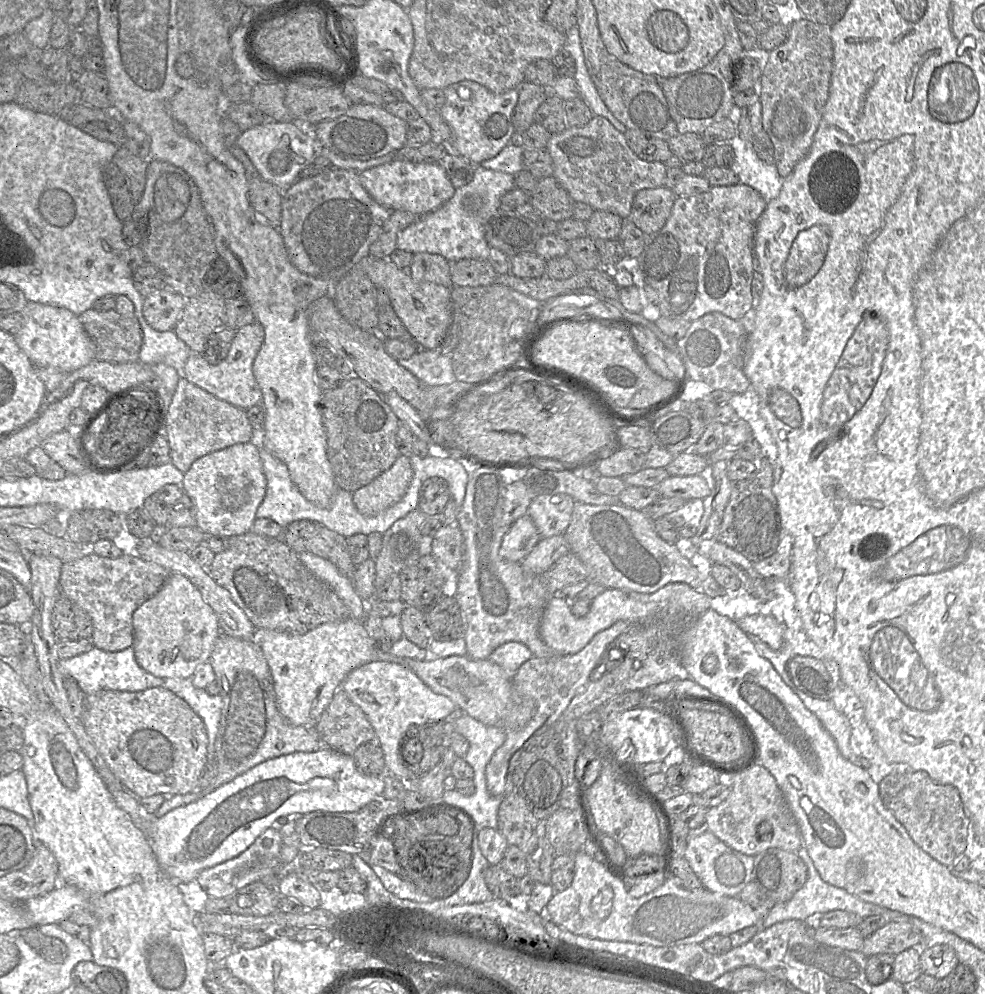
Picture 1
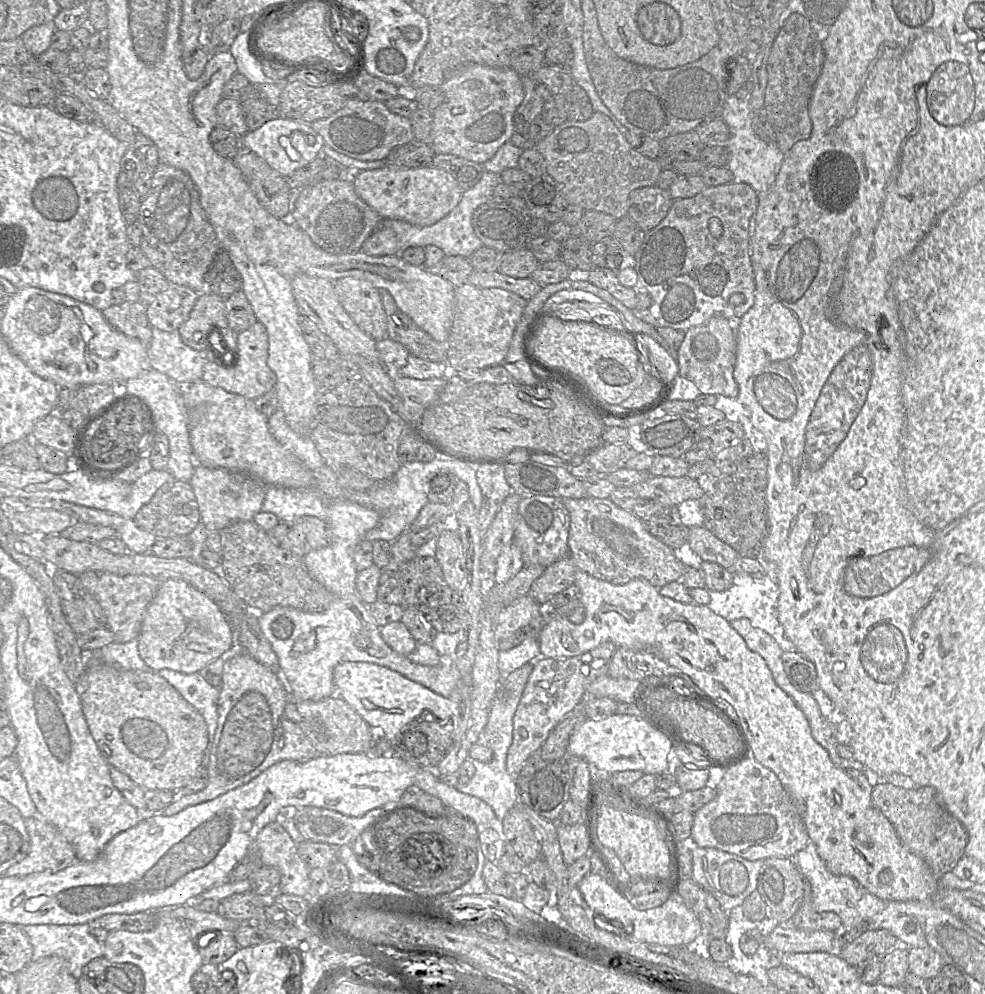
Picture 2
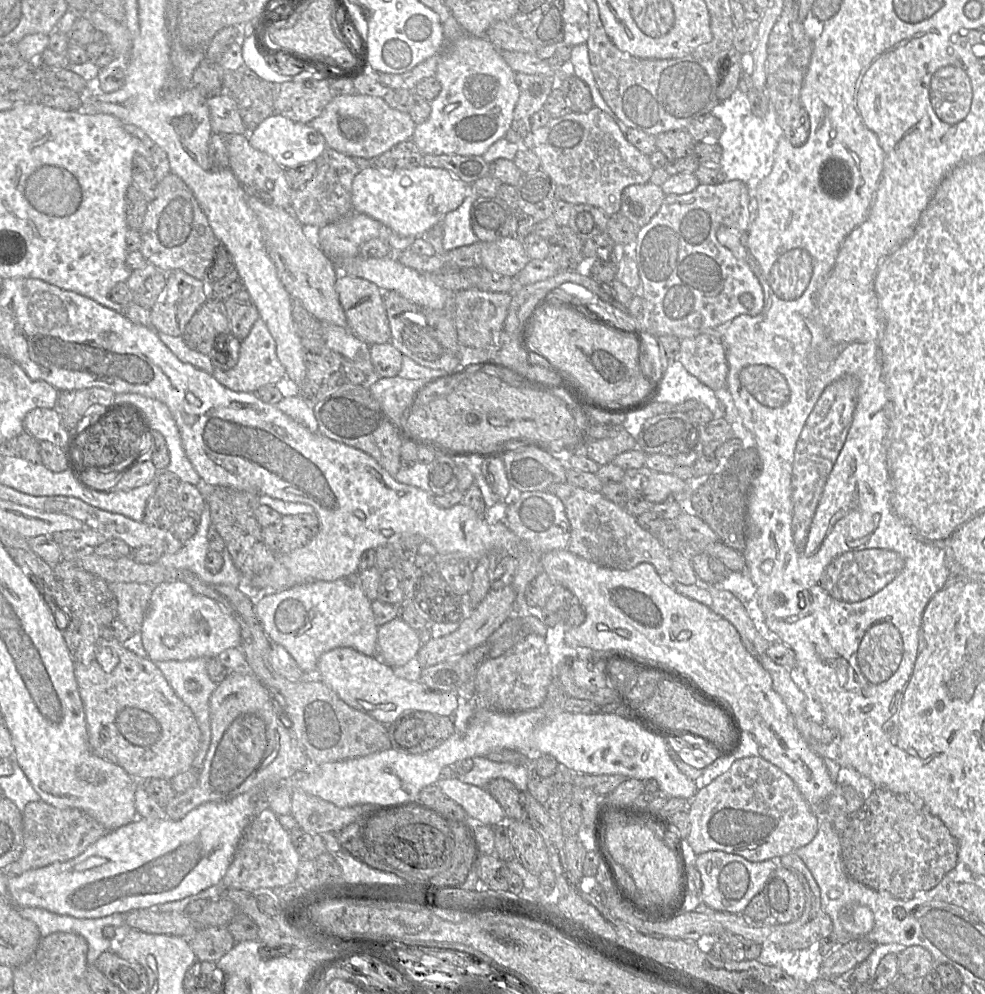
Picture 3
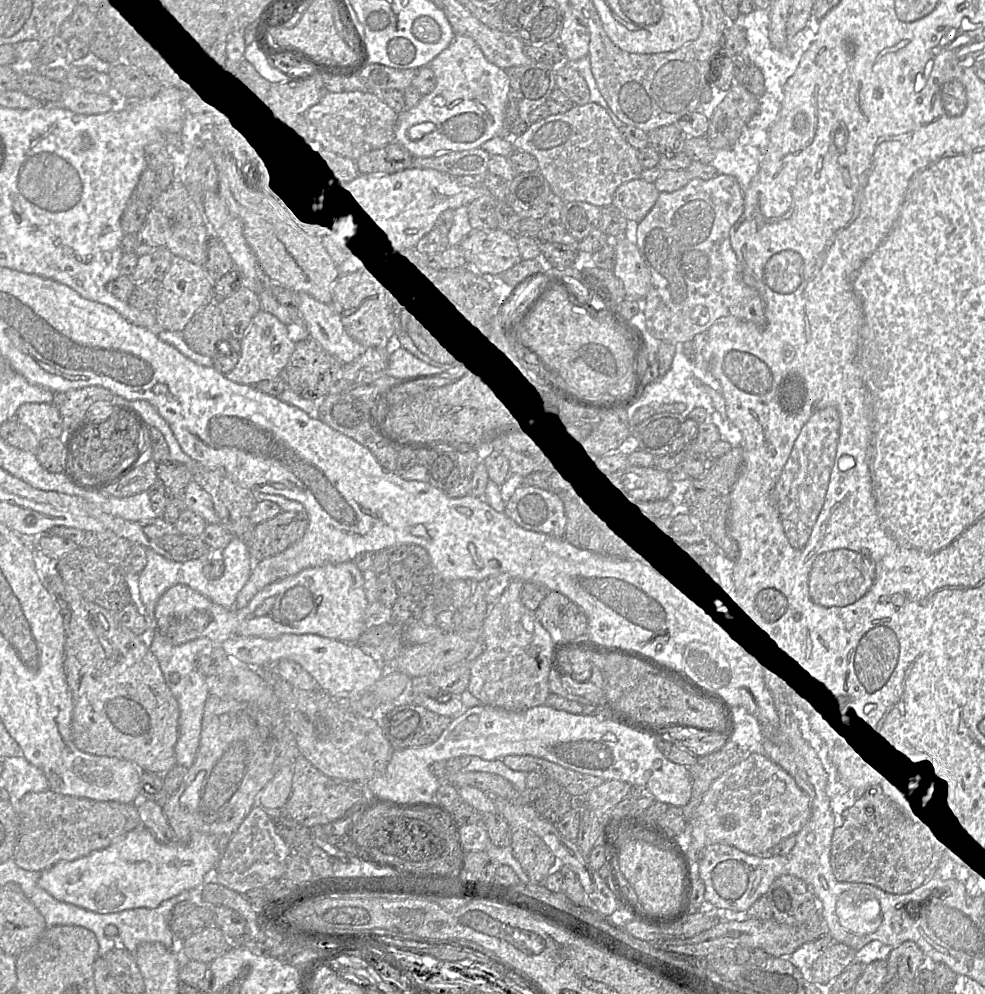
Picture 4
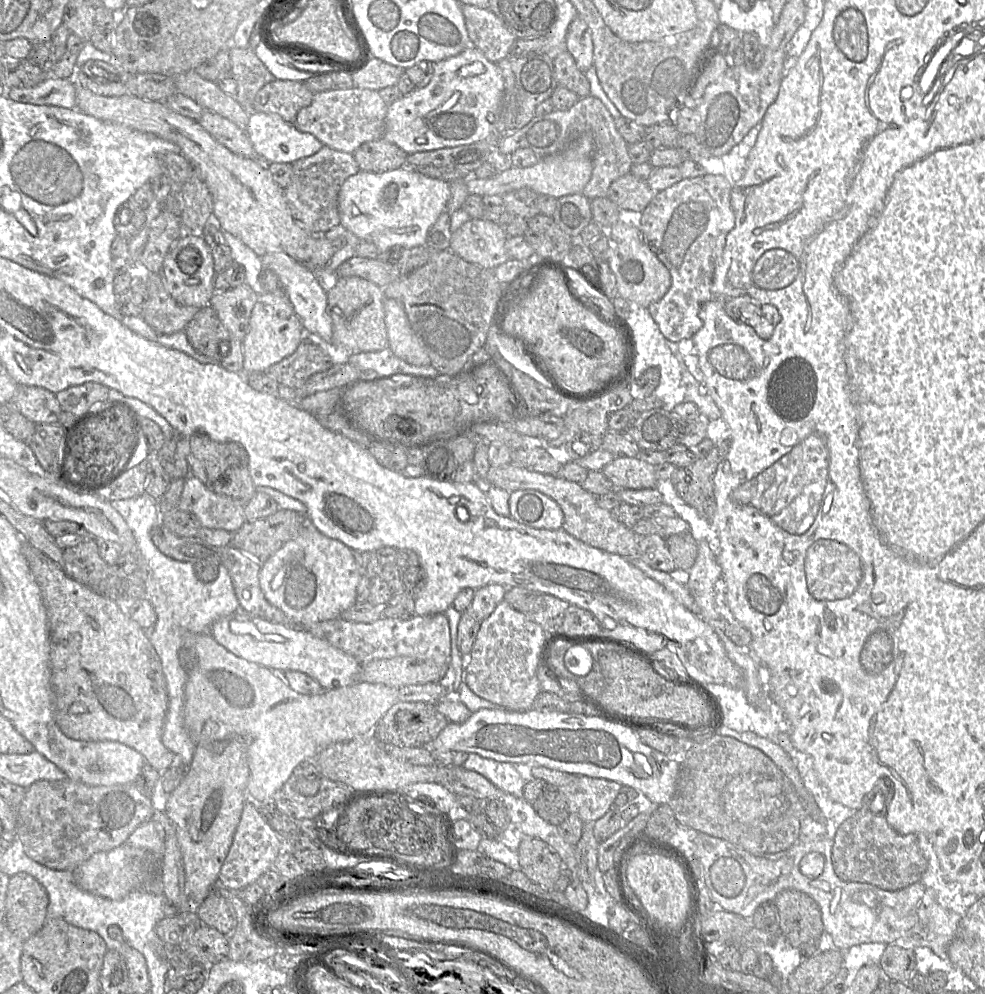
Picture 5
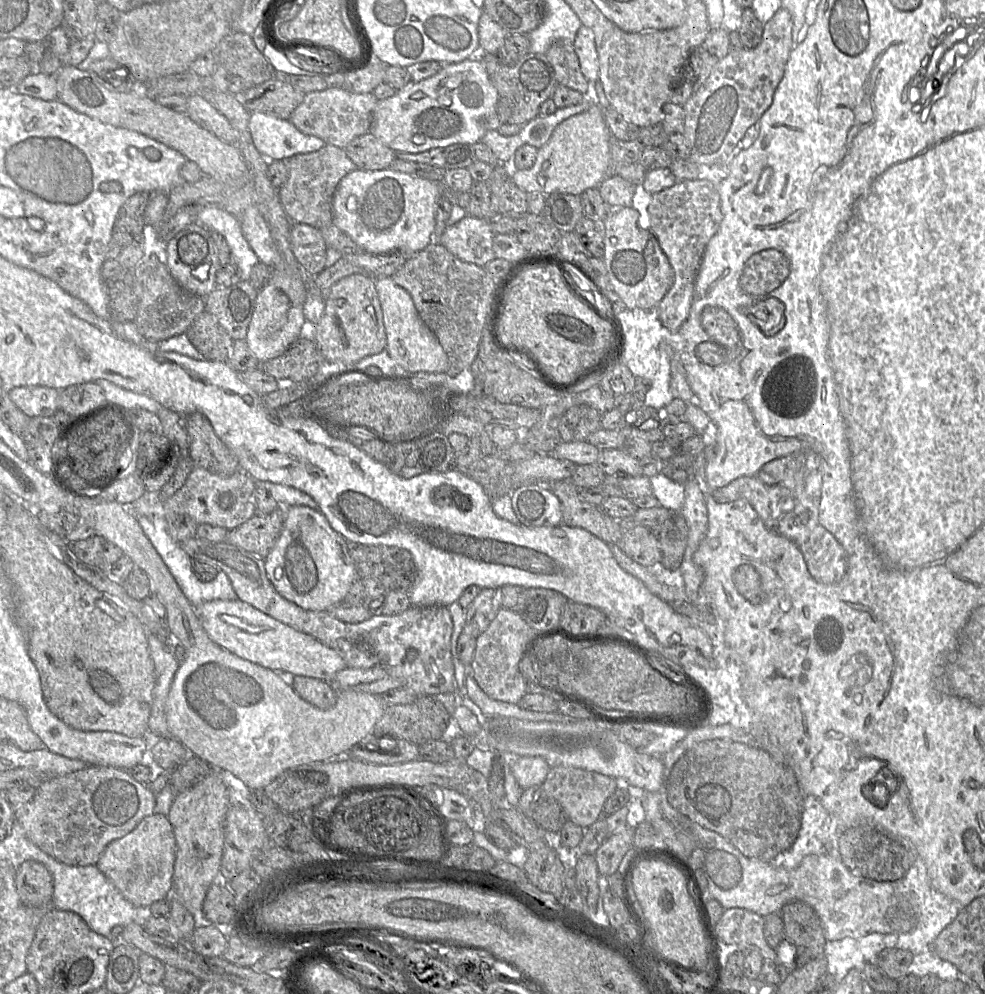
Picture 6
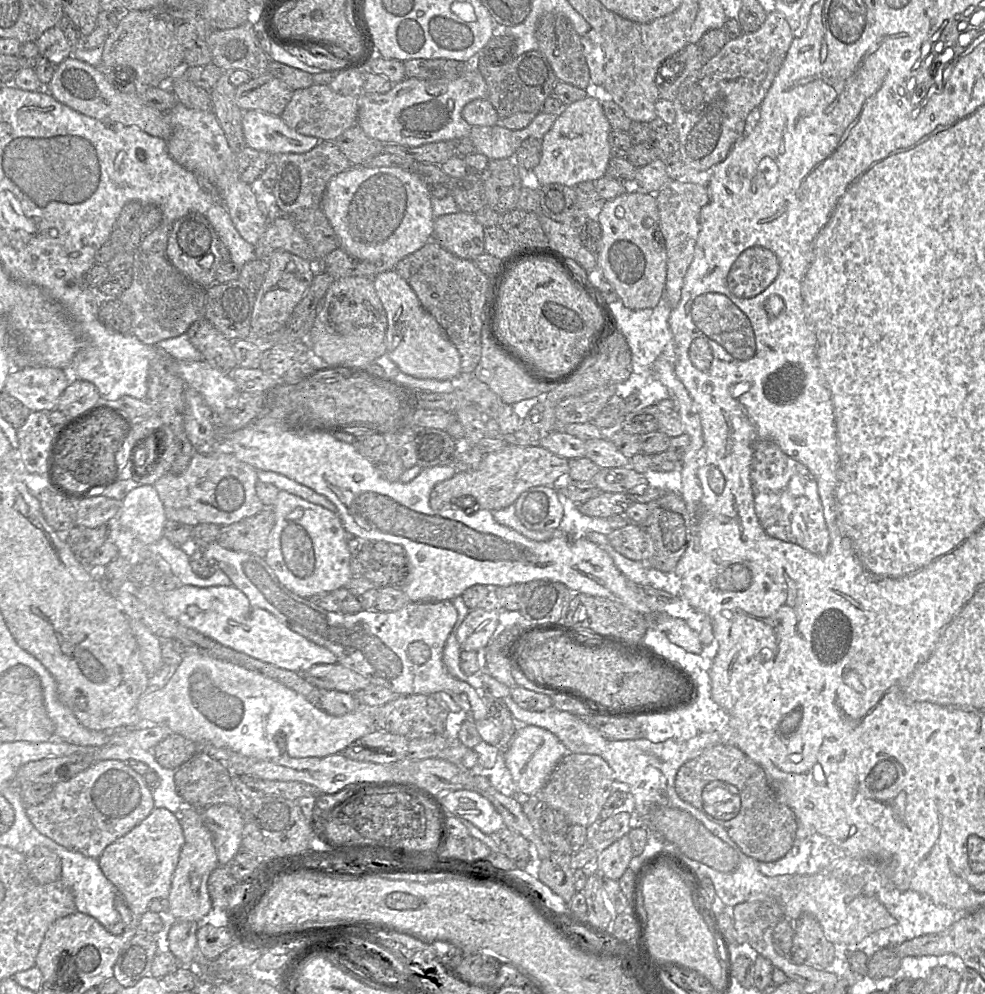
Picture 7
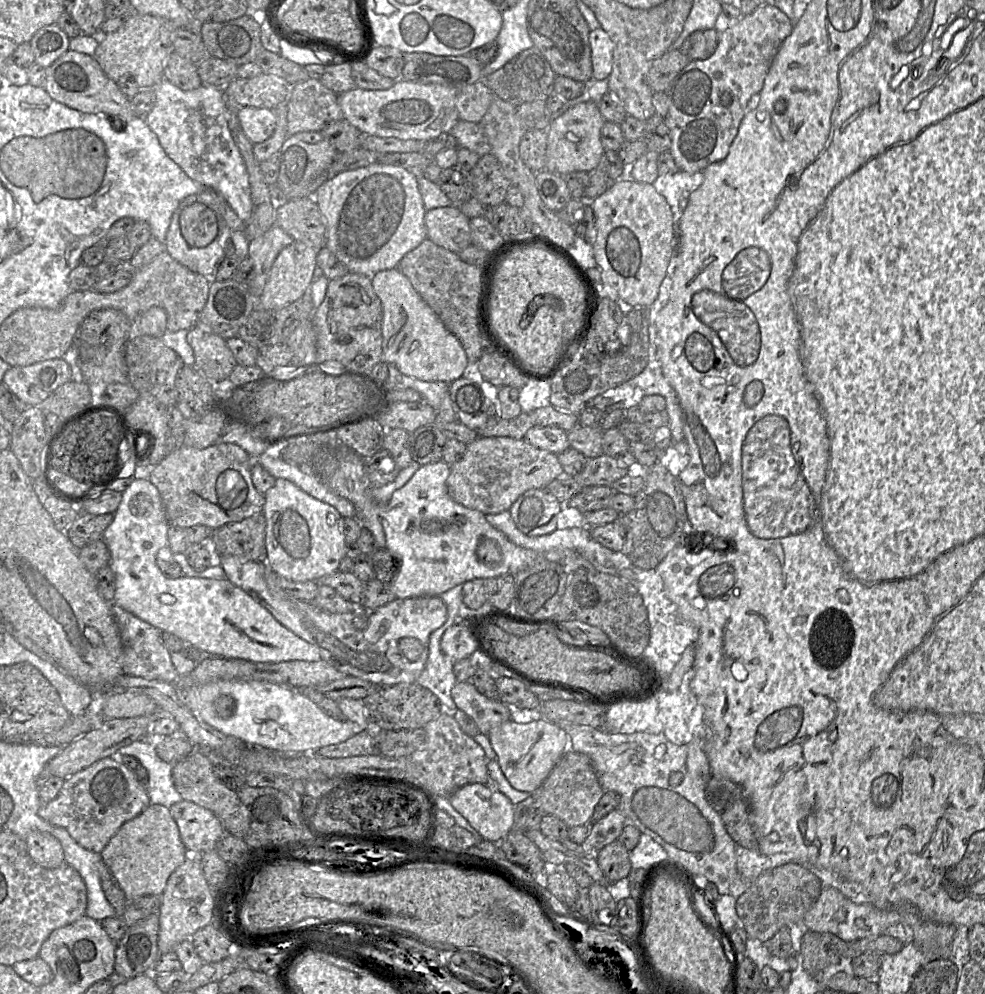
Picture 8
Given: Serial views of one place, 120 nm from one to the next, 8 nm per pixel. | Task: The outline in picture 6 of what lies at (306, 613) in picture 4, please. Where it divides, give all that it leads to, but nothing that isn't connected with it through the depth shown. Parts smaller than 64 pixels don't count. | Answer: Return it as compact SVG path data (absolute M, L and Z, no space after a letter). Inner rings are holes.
M306 506L285 508L282 532L264 559L266 574L285 599L310 611L328 611L344 601L357 578L347 540L330 525L325 515Z

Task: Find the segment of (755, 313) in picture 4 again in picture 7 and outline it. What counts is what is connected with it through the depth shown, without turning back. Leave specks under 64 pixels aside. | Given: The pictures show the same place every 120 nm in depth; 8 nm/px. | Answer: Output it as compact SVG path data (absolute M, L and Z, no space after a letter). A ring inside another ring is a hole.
M669 180L657 191L655 198L659 212L659 228L666 248L667 276L664 298L673 309L680 301L684 277L693 260L695 244L700 231L700 211L708 203L709 194L706 185Z

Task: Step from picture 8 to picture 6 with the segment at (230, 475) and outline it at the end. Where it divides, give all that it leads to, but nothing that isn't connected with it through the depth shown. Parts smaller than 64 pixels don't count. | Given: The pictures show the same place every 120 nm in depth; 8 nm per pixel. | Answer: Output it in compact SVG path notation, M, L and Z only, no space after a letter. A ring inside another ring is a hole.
M194 467L183 487L163 501L162 505L166 511L189 515L197 525L209 524L230 531L256 515L254 502L256 488L255 480L243 470L229 477L221 477L204 468Z

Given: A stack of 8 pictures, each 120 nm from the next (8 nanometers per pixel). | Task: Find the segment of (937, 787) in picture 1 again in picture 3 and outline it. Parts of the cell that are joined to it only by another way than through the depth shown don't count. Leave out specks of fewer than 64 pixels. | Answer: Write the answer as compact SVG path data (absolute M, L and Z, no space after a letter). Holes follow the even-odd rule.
M876 787L871 795L864 801L862 807L850 815L847 827L840 836L840 841L842 862L850 878L872 889L886 891L899 899L910 899L917 893L931 890L937 886L958 863L958 842L940 818L929 813L925 807L916 806L904 794L894 793L886 788Z

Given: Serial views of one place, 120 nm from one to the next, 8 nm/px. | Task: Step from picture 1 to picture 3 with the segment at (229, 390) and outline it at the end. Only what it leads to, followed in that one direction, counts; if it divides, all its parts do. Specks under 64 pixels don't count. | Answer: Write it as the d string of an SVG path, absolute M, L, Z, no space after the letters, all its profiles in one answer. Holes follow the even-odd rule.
M259 317L248 336L241 341L237 364L230 370L214 369L214 378L224 387L235 392L256 393L268 385L282 385L286 382L286 371L276 354L276 343L265 322Z

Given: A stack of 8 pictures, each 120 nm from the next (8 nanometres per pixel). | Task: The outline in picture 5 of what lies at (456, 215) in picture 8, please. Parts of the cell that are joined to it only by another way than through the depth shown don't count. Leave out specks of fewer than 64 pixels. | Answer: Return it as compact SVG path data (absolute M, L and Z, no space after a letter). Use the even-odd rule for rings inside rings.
M471 218L452 233L449 250L469 263L493 270L510 259L505 247L507 238L496 222Z

